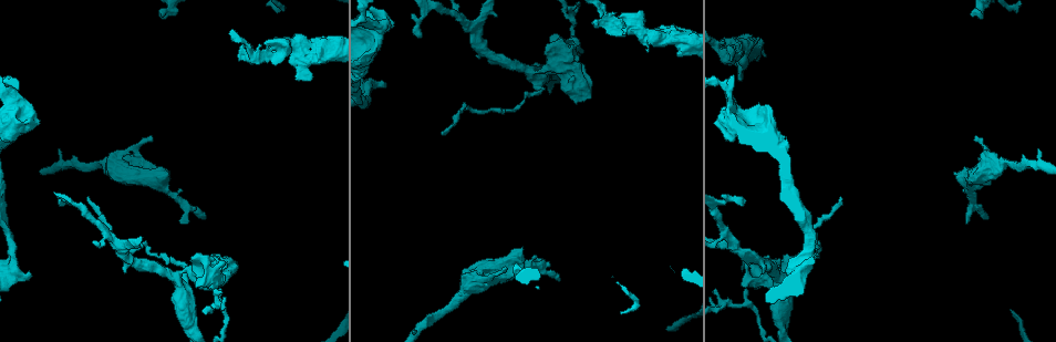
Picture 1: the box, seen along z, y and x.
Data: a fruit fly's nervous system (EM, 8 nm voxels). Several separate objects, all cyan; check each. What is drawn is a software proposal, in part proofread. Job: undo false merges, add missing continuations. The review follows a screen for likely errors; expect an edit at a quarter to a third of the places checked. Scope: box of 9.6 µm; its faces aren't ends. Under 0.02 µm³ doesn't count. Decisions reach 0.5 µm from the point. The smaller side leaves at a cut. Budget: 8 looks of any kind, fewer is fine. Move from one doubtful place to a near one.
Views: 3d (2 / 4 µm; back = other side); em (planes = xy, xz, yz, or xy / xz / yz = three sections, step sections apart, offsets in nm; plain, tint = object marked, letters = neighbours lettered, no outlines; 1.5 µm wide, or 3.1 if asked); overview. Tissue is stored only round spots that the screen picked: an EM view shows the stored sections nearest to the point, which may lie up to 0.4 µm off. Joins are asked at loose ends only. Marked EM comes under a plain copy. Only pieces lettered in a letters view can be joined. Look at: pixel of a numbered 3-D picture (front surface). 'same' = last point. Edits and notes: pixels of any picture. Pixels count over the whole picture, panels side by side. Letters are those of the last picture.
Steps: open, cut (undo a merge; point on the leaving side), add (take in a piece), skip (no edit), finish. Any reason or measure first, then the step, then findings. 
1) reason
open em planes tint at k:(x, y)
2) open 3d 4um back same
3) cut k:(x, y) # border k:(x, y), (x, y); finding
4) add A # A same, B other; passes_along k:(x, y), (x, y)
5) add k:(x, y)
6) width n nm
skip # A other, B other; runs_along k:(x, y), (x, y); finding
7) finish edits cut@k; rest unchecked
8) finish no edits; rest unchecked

an open end
open 3d 4um back at 1:(181, 223)

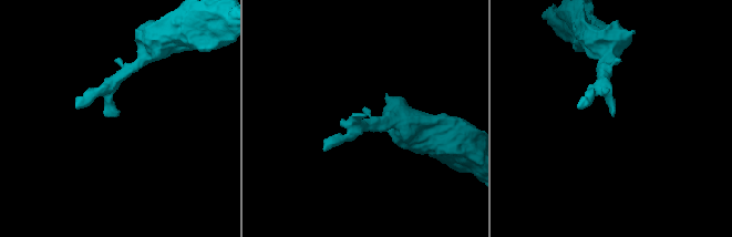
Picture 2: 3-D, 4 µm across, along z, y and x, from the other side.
open em planes tint at 2:(365, 116)

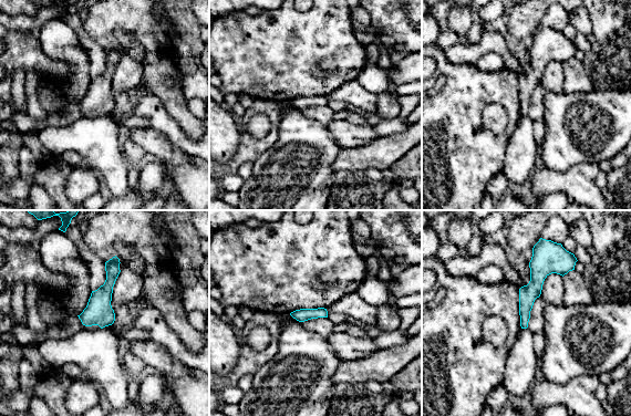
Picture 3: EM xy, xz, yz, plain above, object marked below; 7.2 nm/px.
what lies round it
open em planes letters same

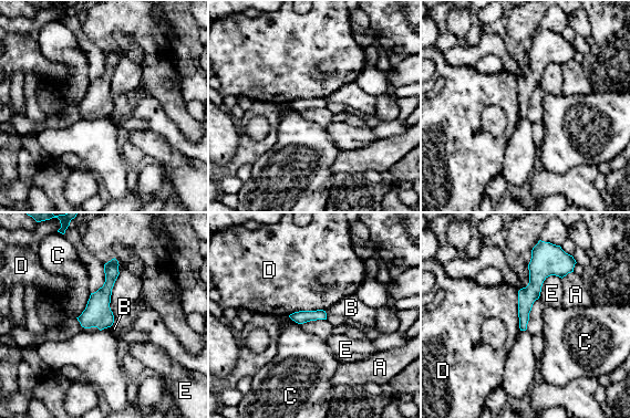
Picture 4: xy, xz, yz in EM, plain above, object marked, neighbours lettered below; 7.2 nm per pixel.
skip # A other, B other, C other, D other, E other; border 4:(91, 293), (85, 309), (76, 317); none of them fits

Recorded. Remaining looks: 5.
an open end
open em xy step 4 tint at 1:(581, 101)

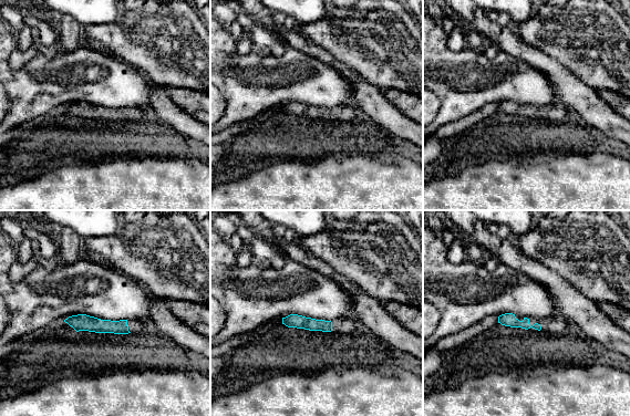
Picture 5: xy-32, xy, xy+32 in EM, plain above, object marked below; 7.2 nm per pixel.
see the neighbours
open em xy step 4 letters same

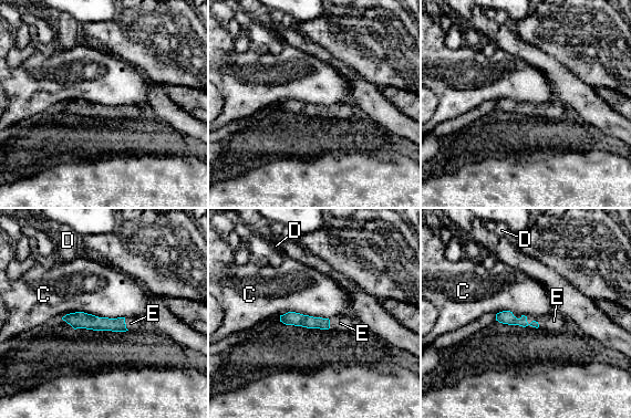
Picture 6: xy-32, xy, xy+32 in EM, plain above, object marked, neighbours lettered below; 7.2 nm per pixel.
longest_contact C 480 nm
add E # C other, D other, E same; it goes on there

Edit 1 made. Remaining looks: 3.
free end
open em planes letters at 1:(29, 271)

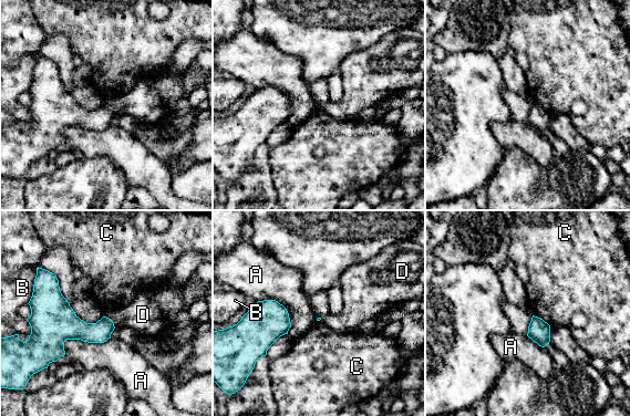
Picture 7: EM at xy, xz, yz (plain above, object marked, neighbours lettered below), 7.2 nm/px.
longest_contact A 360 nm
add D # A other, B other, C other, D same; passes_along 7:(100, 332), (113, 323), (143, 314); it goes on there

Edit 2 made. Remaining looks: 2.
finish edits add@6, add@7; rest unchecked

